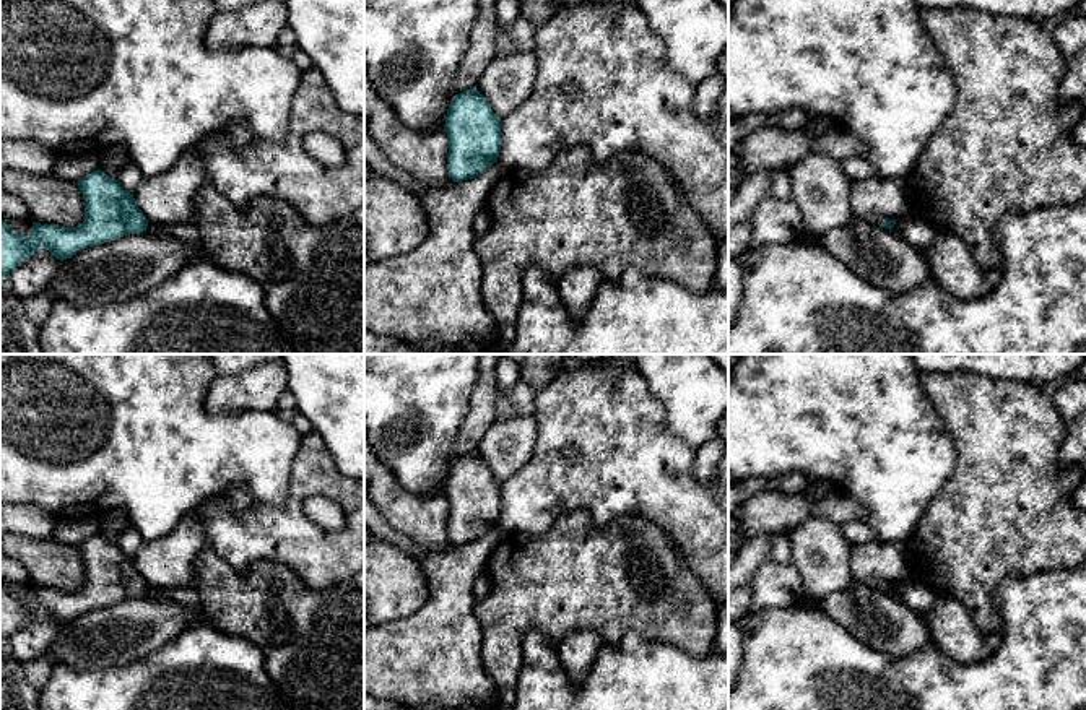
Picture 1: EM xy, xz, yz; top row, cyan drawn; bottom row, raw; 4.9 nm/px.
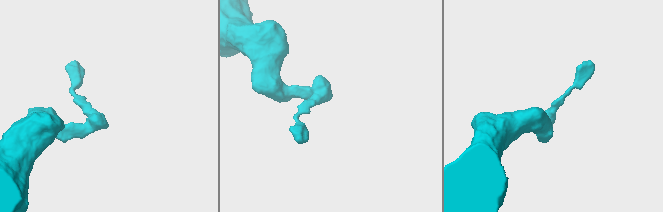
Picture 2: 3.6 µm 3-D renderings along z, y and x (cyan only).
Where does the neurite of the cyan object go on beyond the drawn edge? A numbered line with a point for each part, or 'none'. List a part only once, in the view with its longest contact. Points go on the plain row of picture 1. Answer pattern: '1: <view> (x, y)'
none

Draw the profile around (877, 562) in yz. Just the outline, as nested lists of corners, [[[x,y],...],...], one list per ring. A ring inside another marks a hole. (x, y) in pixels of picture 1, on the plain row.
[[[878,538],[854,544],[850,551],[850,580],[855,585],[881,588],[906,580],[906,551],[902,543]]]

